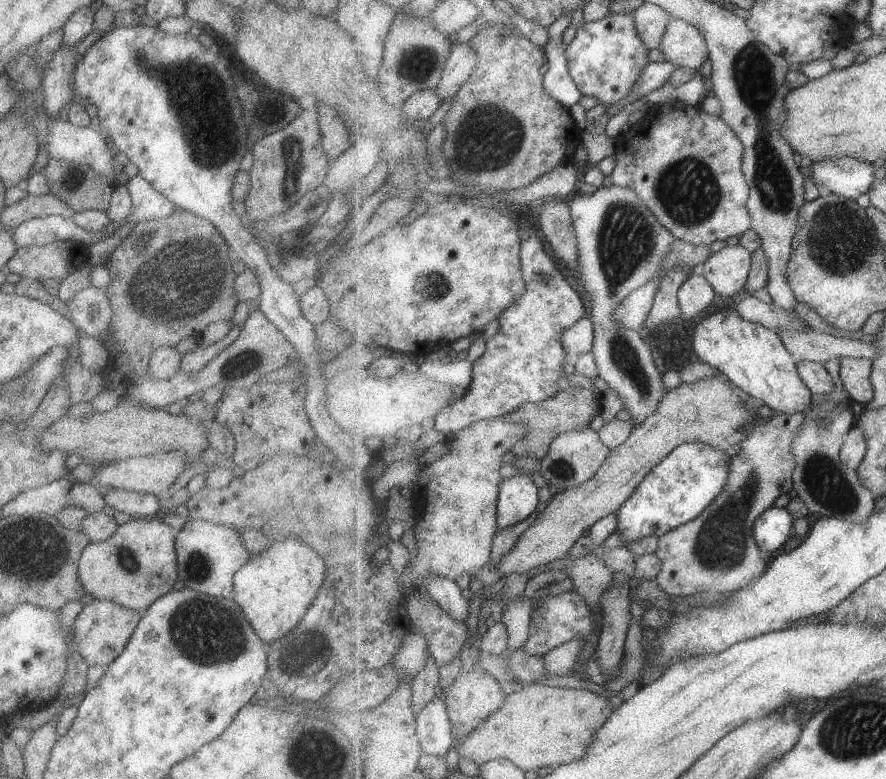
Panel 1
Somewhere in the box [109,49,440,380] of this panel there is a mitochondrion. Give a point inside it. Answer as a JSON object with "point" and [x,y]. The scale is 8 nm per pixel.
{"point":[211,139]}

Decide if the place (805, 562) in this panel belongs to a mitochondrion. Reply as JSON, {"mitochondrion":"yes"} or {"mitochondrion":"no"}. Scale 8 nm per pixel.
{"mitochondrion":"no"}

